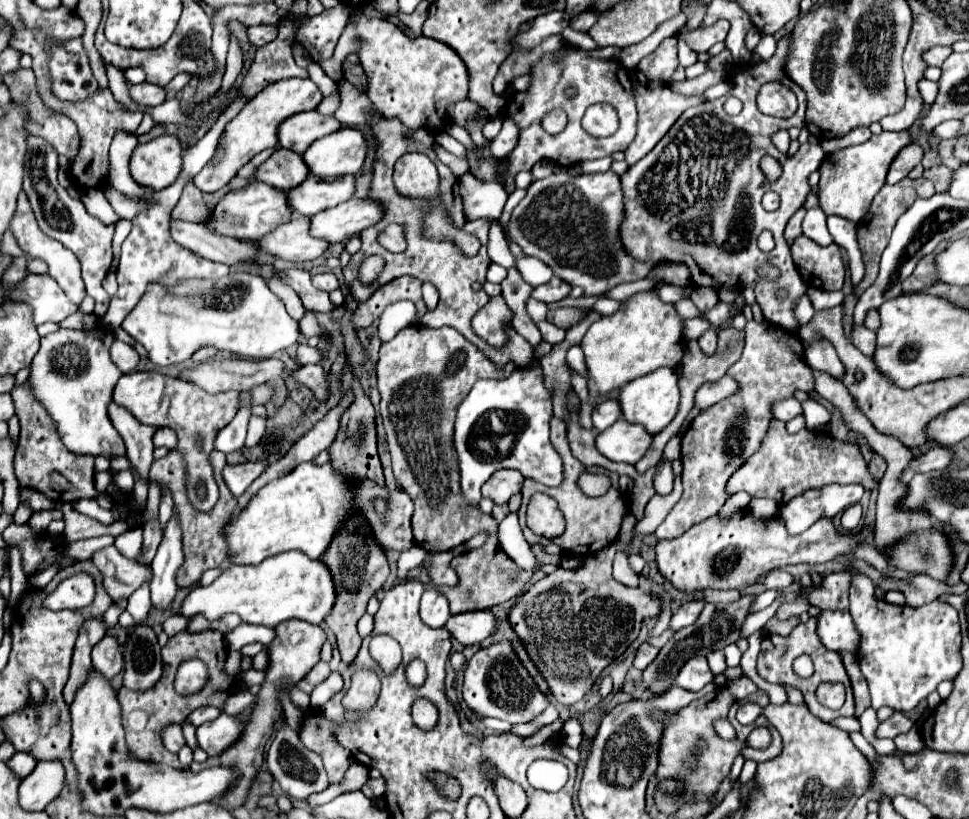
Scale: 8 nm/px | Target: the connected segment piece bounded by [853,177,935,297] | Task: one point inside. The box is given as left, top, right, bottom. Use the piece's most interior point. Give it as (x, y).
(889, 204)

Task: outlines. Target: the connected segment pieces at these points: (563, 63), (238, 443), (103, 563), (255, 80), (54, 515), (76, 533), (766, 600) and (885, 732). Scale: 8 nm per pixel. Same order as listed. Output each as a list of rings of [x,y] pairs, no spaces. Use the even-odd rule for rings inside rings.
[[[563,47],[561,51],[547,55],[541,63],[537,63],[531,69],[531,87],[525,93],[515,93],[515,97],[509,99],[505,107],[507,117],[511,117],[519,125],[519,145],[511,151],[511,155],[507,155],[507,159],[503,159],[509,167],[505,189],[511,193],[515,189],[513,175],[517,171],[531,171],[531,167],[541,159],[549,159],[561,167],[571,167],[583,161],[593,161],[593,159],[613,155],[615,151],[625,151],[629,143],[635,139],[635,131],[637,131],[635,99],[631,91],[627,91],[627,87],[623,87],[621,83],[625,77],[627,75],[617,59],[589,59],[587,53],[577,47]],[[567,87],[575,89],[573,97],[565,95]],[[593,103],[609,103],[617,109],[621,125],[615,135],[589,141],[587,131],[581,129],[581,117],[585,109]],[[551,109],[563,109],[569,117],[567,127],[553,137],[541,127],[543,117]]]
[[[241,407],[235,415],[235,419],[223,427],[215,439],[215,449],[221,451],[221,453],[233,453],[237,449],[243,447],[243,441],[245,441],[245,435],[247,435],[247,423],[249,423],[249,417],[251,417],[251,407]]]
[[[113,545],[97,551],[91,561],[103,573],[103,585],[113,601],[121,597],[129,597],[139,585],[151,583],[151,567],[139,565],[127,557],[123,557]]]
[[[285,17],[279,23],[279,35],[275,41],[263,45],[255,53],[255,61],[239,89],[239,93],[253,97],[259,93],[259,89],[265,89],[267,85],[279,81],[279,79],[289,79],[289,77],[307,77],[307,71],[301,69],[291,53],[293,45],[293,23],[289,17]]]
[[[57,509],[41,511],[41,513],[33,513],[27,525],[29,525],[29,529],[31,529],[35,535],[41,535],[53,519],[63,519],[63,513],[61,513],[61,511],[57,511]]]
[[[61,503],[59,509],[65,513],[65,519],[63,519],[65,521],[65,531],[63,531],[65,543],[95,537],[95,535],[103,535],[103,533],[119,537],[121,533],[125,533],[129,529],[125,521],[115,521],[113,525],[101,525],[99,521],[73,511],[69,503]]]
[[[767,589],[767,591],[763,591],[763,593],[757,597],[757,601],[753,603],[751,611],[761,611],[761,609],[765,609],[767,605],[771,605],[771,603],[773,603],[773,599],[777,597],[777,593],[779,593],[779,591],[773,591],[773,589],[771,589],[771,591],[769,591],[769,589]]]
[[[893,713],[887,721],[879,723],[875,735],[879,739],[895,739],[901,733],[907,733],[913,727],[913,723],[903,713]]]

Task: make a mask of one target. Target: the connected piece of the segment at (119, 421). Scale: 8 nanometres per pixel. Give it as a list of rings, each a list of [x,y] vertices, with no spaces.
[[[117,403],[109,405],[109,417],[111,417],[113,427],[119,431],[119,435],[125,441],[129,461],[135,465],[139,475],[147,481],[147,473],[149,473],[149,467],[153,463],[151,437],[153,437],[157,427],[149,427],[149,425],[135,421],[135,417],[131,417],[131,413]]]

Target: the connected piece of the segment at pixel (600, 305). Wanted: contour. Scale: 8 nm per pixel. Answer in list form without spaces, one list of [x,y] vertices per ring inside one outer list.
[[[599,297],[597,303],[591,309],[597,311],[597,313],[601,313],[601,315],[611,315],[611,313],[615,313],[619,309],[619,305],[621,303],[615,301],[615,299],[611,299],[611,297]]]

